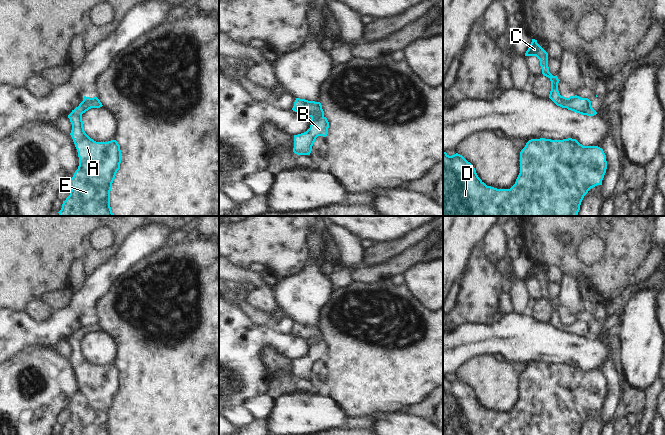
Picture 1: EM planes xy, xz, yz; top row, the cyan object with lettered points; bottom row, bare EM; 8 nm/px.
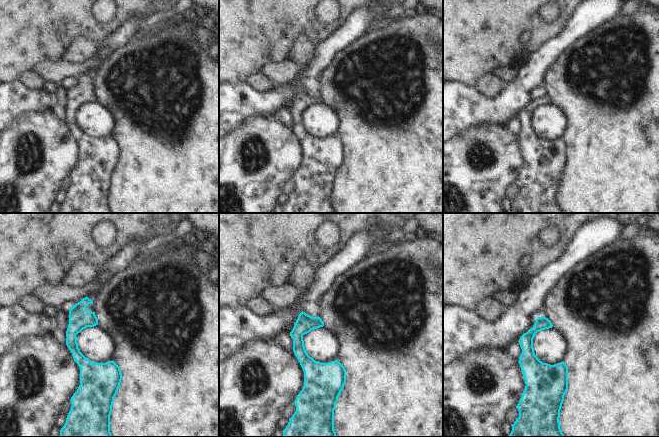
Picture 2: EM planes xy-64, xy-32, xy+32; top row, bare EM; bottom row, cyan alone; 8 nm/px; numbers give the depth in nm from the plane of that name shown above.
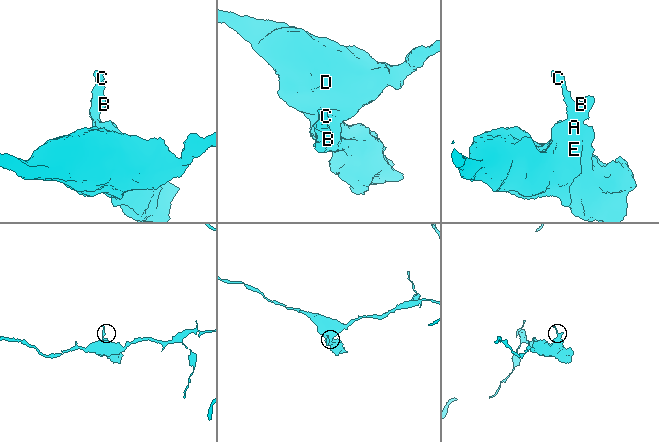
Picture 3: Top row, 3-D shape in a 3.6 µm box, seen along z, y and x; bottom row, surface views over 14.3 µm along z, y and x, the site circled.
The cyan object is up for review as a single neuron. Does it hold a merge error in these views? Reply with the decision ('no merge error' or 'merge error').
no merge error

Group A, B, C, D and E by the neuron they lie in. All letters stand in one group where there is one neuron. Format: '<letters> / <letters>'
A B C D E

